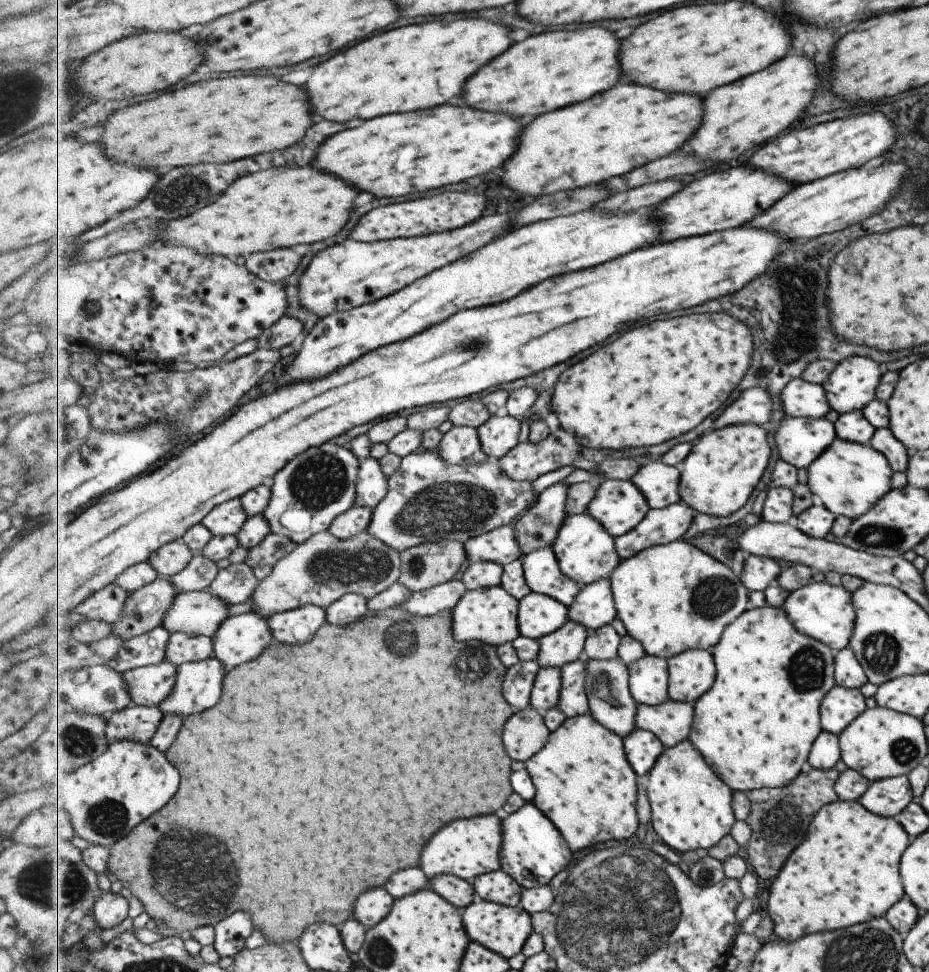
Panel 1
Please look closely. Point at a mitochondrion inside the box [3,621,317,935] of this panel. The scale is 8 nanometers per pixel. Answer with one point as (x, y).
(194, 875)

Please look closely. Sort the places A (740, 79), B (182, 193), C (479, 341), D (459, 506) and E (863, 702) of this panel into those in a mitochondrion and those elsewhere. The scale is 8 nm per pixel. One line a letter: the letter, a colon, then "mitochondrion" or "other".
A: other
B: mitochondrion
C: mitochondrion
D: mitochondrion
E: other

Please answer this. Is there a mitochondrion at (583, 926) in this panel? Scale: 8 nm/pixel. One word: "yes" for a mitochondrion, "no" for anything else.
yes

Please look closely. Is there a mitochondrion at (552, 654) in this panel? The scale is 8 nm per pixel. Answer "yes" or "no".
no

